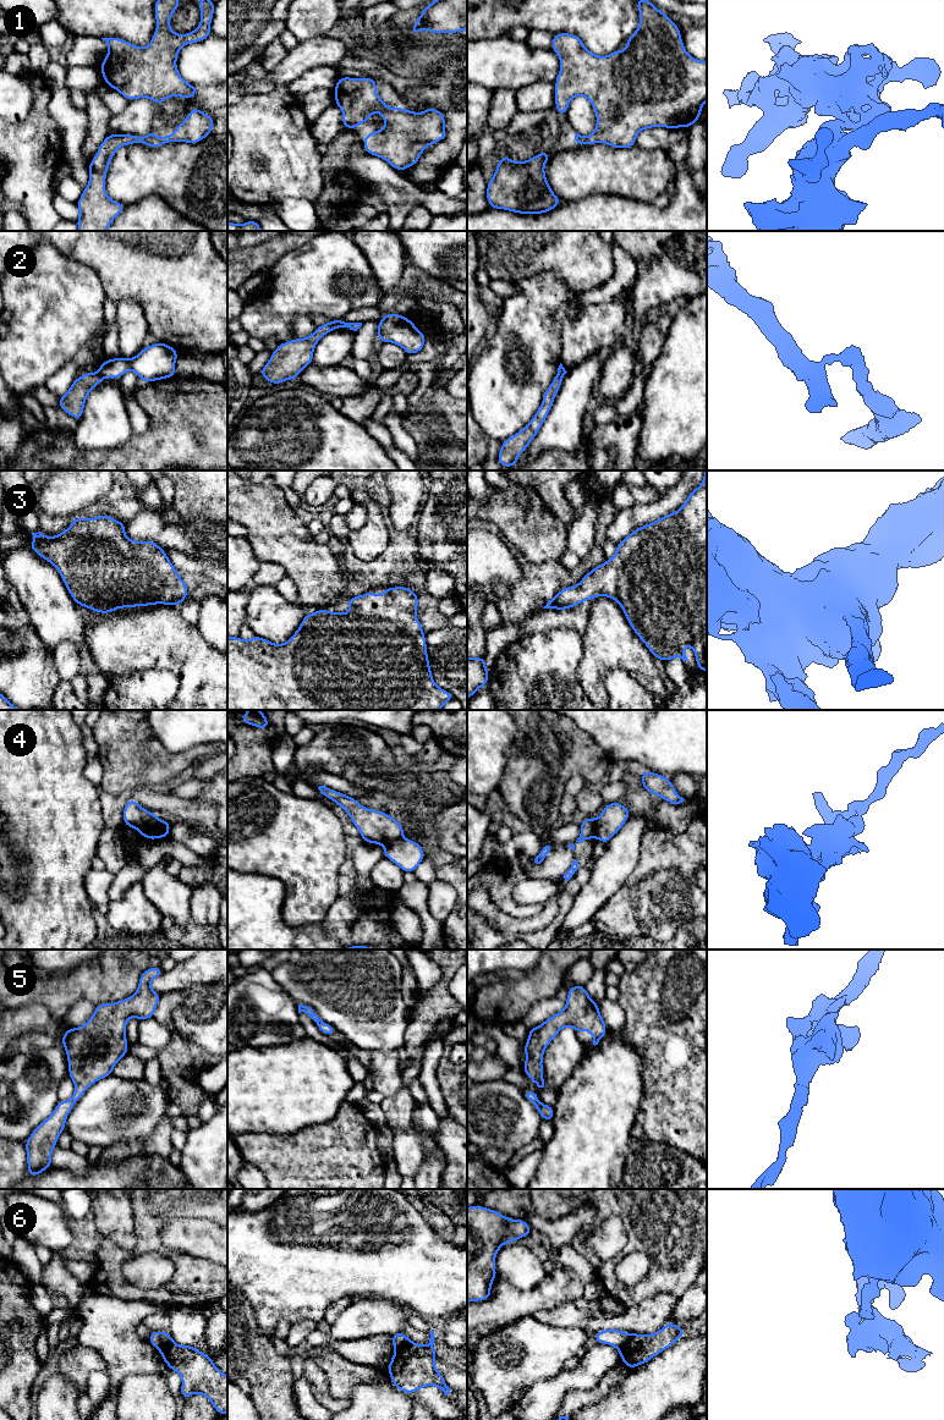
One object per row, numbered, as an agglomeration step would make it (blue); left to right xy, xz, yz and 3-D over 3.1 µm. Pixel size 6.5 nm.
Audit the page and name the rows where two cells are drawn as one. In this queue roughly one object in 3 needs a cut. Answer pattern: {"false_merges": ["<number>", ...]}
{"false_merges": ["2", "4", "6"]}

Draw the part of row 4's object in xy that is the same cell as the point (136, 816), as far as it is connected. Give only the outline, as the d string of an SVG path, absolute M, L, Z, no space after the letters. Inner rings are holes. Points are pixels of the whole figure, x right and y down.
M132 797L124 808L124 825L133 827L146 838L147 832L159 821L152 811L142 808Z

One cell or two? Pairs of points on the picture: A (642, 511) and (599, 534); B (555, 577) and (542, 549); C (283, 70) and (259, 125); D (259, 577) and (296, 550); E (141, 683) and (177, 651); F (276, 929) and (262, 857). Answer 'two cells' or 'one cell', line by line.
A: two cells
B: two cells
C: two cells
D: two cells
E: two cells
F: two cells

